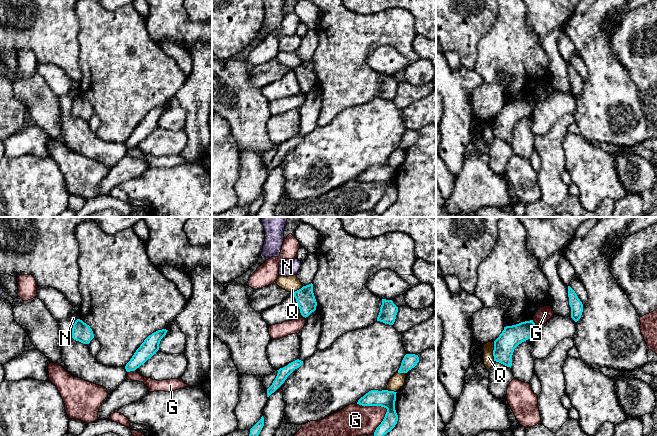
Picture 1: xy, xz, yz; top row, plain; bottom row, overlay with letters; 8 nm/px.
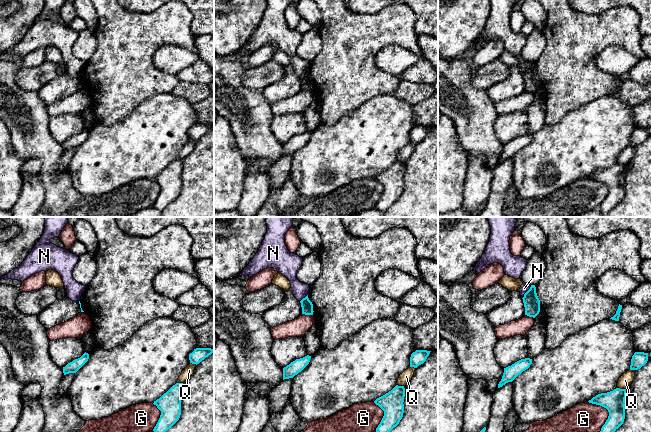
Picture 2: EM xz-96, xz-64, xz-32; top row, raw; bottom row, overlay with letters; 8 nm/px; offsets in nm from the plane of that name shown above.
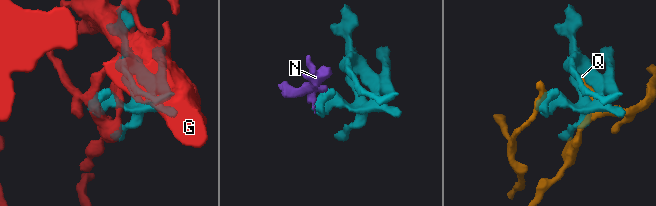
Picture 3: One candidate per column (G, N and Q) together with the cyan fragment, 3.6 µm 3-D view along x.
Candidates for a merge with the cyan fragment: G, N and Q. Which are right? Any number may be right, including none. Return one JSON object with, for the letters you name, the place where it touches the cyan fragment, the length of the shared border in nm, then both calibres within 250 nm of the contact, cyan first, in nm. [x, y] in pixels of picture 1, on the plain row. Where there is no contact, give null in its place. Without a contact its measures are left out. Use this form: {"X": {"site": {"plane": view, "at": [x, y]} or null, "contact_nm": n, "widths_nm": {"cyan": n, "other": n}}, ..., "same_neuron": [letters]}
{"same_neuron": []}

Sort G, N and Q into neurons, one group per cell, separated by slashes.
G / N / Q

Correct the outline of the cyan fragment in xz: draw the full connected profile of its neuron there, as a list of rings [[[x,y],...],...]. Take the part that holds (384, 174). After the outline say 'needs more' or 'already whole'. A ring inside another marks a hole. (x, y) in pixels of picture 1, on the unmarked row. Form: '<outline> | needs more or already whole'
[[[371,166],[357,178],[357,180],[362,182],[381,182],[387,185],[383,197],[374,208],[374,212],[378,216],[390,208],[397,200],[398,191],[395,186],[396,169],[388,166]]] | already whole

